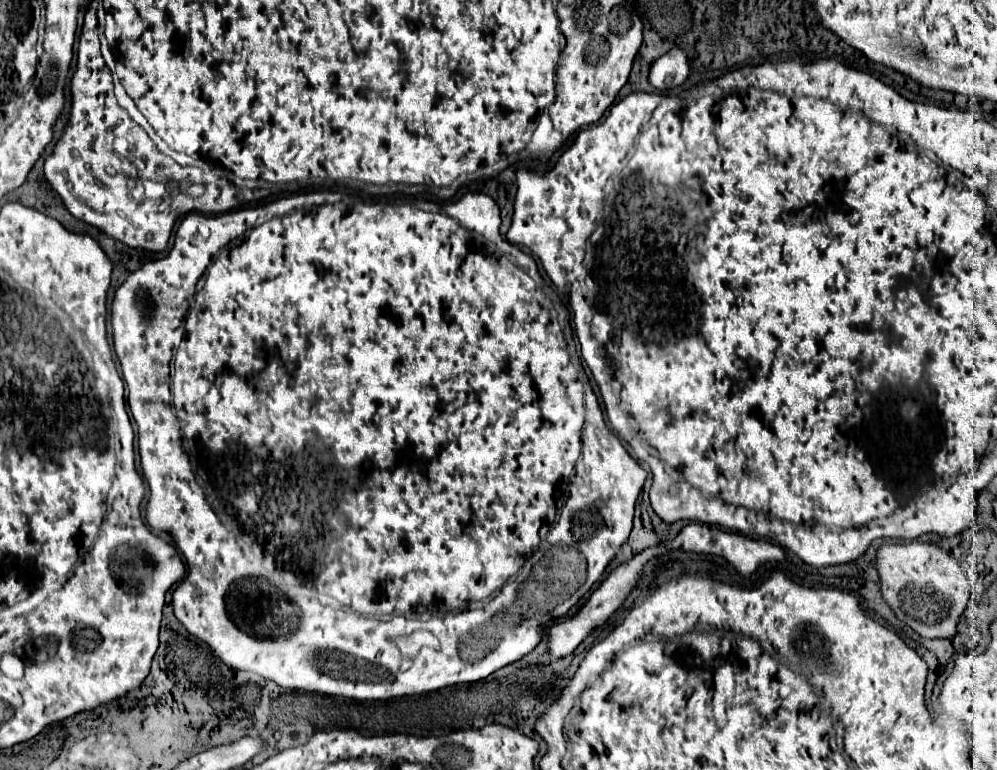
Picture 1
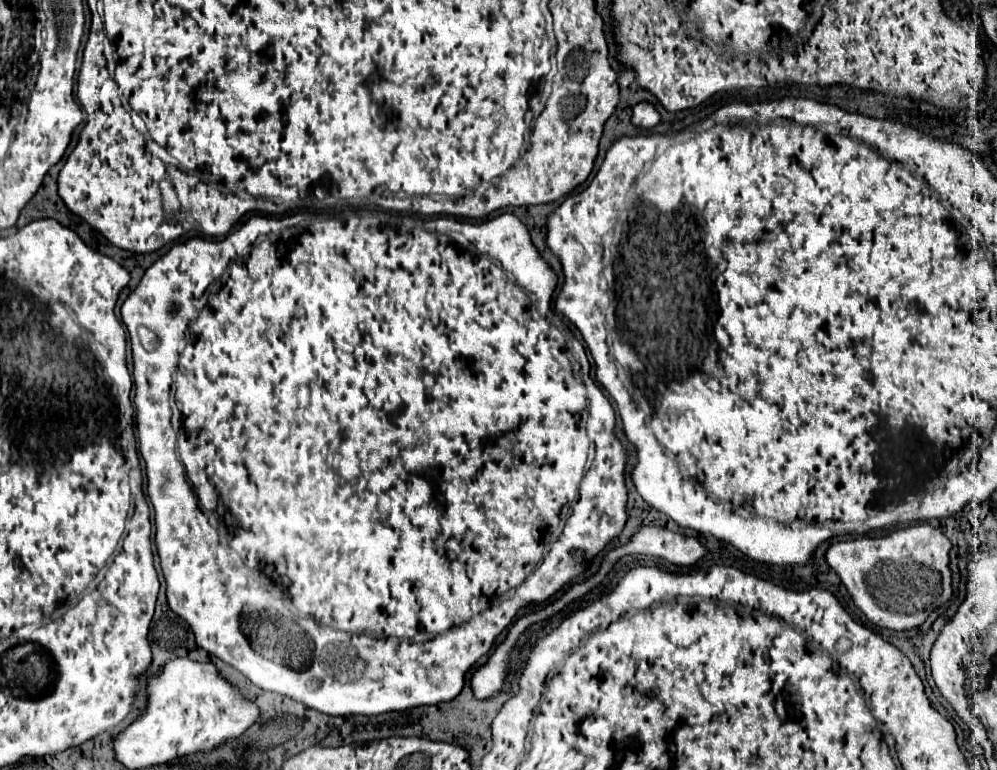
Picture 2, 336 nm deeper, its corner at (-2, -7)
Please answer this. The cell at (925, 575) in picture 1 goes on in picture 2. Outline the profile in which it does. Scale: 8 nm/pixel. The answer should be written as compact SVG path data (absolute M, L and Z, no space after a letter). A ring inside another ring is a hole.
M916 523L880 538L866 536L860 540L830 544L826 550L826 562L870 622L888 630L908 630L920 626L952 596L952 576L948 568L950 548L950 540L938 528Z

